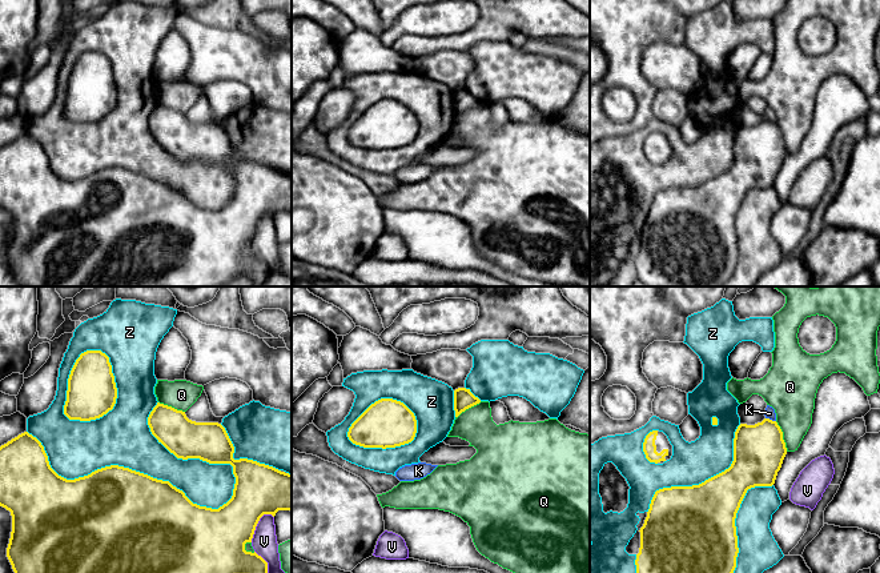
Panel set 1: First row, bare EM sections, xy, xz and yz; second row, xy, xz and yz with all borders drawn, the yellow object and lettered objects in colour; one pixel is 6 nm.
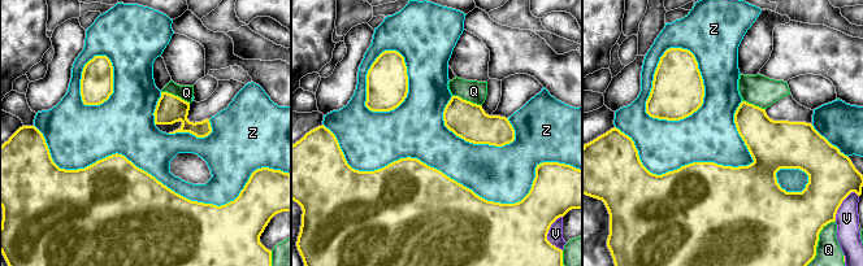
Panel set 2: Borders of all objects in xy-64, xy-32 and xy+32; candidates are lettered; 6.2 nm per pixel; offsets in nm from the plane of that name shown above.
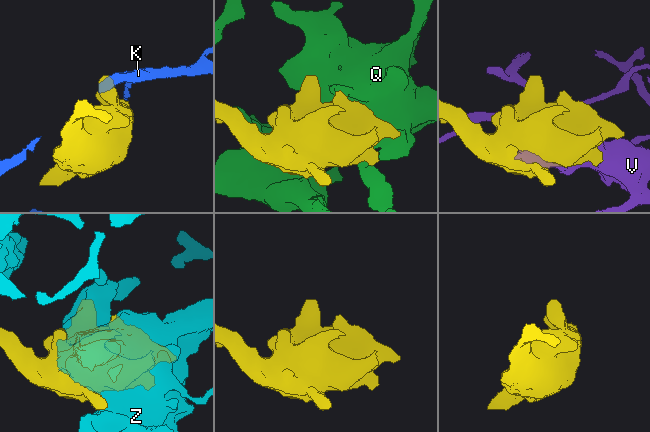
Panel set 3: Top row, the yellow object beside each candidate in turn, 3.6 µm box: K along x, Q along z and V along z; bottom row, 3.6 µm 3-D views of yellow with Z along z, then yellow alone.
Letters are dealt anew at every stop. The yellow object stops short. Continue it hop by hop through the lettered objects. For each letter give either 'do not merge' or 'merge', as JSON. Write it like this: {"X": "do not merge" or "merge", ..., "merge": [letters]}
{"K": "do not merge", "Q": "do not merge", "V": "do not merge", "Z": "merge", "merge": ["Z"]}

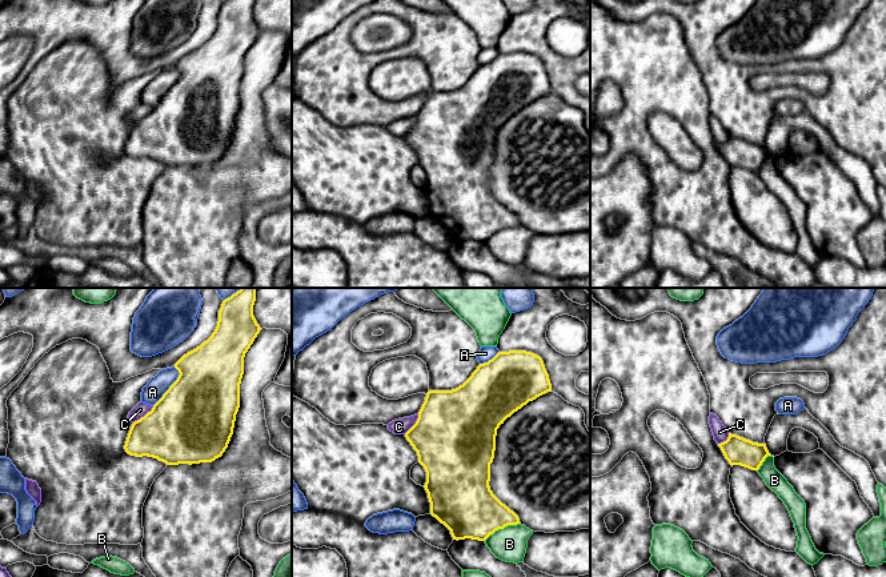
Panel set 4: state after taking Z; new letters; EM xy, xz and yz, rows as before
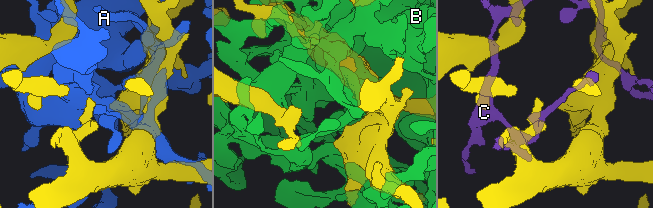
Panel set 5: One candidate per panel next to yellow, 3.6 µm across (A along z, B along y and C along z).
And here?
{"A": "do not merge", "B": "do not merge", "C": "do not merge", "merge": []}

